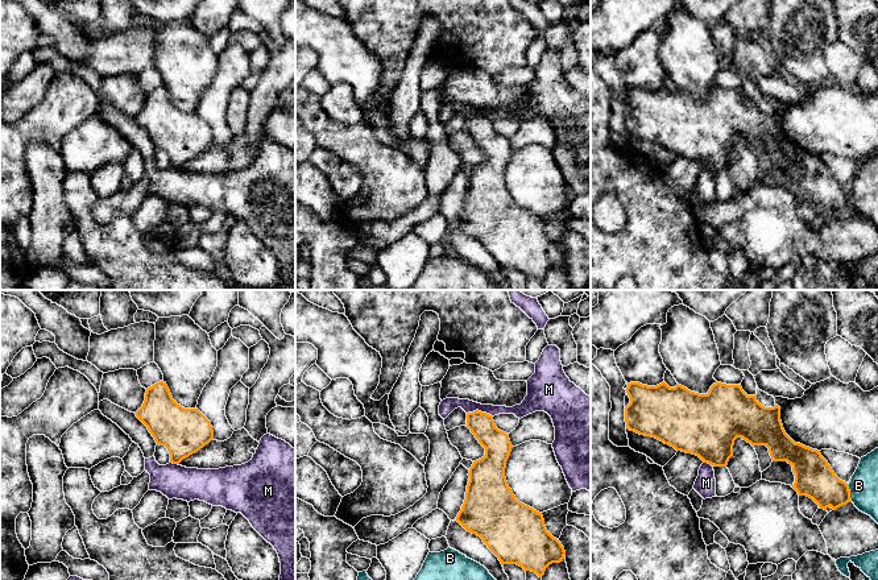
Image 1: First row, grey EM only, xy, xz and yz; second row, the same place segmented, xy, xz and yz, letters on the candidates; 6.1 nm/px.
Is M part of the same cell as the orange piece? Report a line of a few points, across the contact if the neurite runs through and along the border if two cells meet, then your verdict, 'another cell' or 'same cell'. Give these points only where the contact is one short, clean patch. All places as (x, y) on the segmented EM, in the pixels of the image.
line xz (467, 413), (480, 410), (492, 417); another cell

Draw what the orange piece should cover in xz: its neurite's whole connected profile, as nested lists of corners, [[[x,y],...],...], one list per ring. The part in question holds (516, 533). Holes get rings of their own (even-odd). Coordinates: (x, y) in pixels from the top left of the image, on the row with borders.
[[[479,410],[467,414],[467,427],[485,448],[485,456],[469,468],[465,500],[456,521],[480,536],[502,566],[517,564],[542,577],[550,564],[563,562],[566,551],[547,531],[542,513],[519,502],[508,485],[505,468],[513,448],[509,435],[496,427],[492,415]]]

